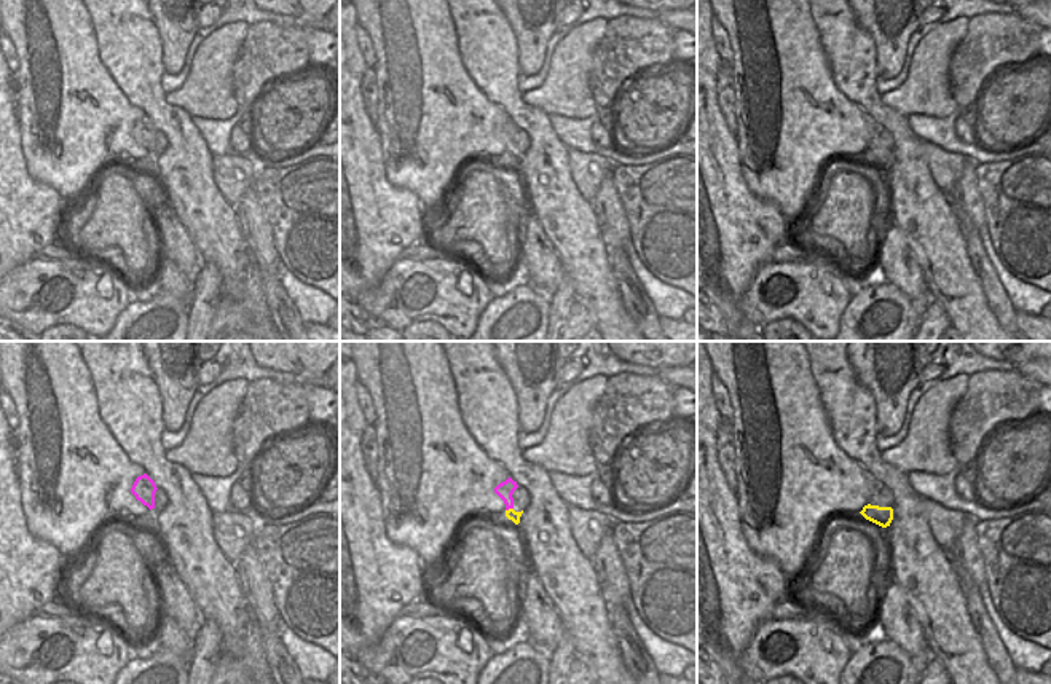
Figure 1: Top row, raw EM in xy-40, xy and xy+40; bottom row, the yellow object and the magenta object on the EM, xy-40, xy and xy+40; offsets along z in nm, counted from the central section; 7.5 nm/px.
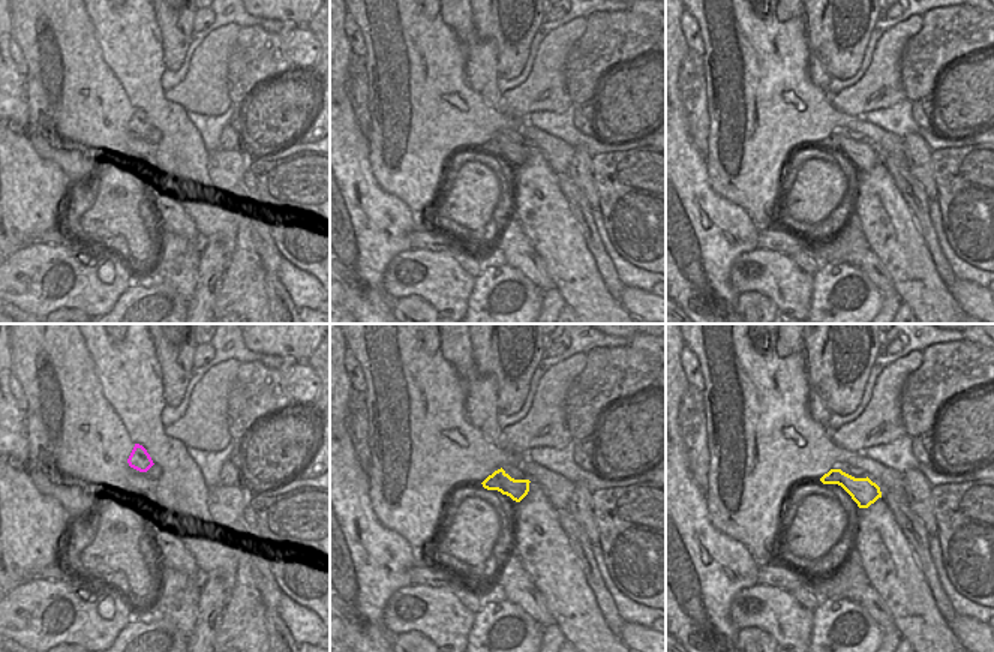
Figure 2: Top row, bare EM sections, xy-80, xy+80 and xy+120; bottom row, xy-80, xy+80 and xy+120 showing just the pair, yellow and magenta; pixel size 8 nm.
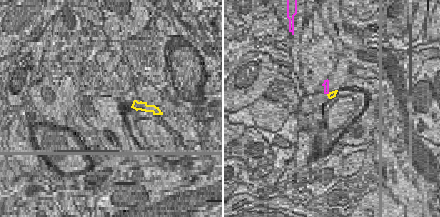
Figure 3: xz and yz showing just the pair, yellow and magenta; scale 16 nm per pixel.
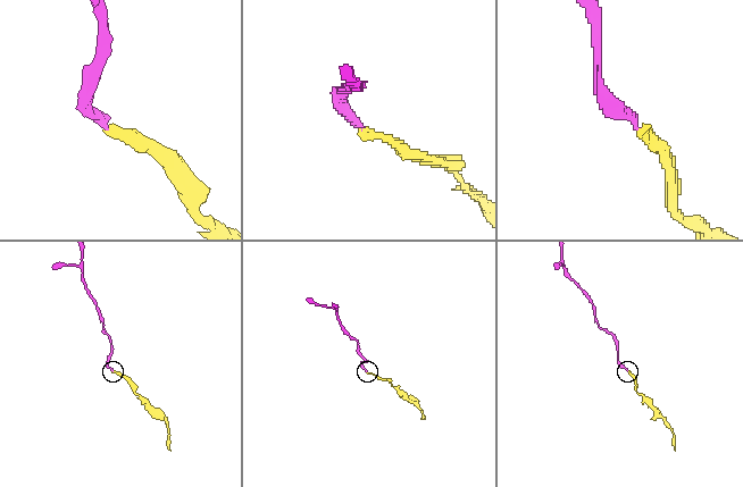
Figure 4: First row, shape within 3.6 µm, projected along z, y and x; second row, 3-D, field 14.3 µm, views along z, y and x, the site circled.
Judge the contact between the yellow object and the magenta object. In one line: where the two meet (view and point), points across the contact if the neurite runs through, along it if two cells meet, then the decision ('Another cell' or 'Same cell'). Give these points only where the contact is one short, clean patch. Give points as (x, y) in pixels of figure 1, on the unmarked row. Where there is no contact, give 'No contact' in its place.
Touches yellow at xy (509, 152). Path across: xy (511, 157), (509, 152), (504, 133). Same cell

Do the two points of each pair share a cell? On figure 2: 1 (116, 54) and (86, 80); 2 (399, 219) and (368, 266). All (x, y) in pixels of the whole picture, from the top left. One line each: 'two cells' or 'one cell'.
1: two cells
2: one cell

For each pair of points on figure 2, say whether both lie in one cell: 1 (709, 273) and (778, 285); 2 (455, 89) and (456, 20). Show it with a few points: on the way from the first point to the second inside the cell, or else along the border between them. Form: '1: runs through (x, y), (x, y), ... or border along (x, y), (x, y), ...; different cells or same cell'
1: border along (753, 249), (730, 270), (736, 294); different cells
2: border along (440, 15), (465, 50), (465, 71); different cells

